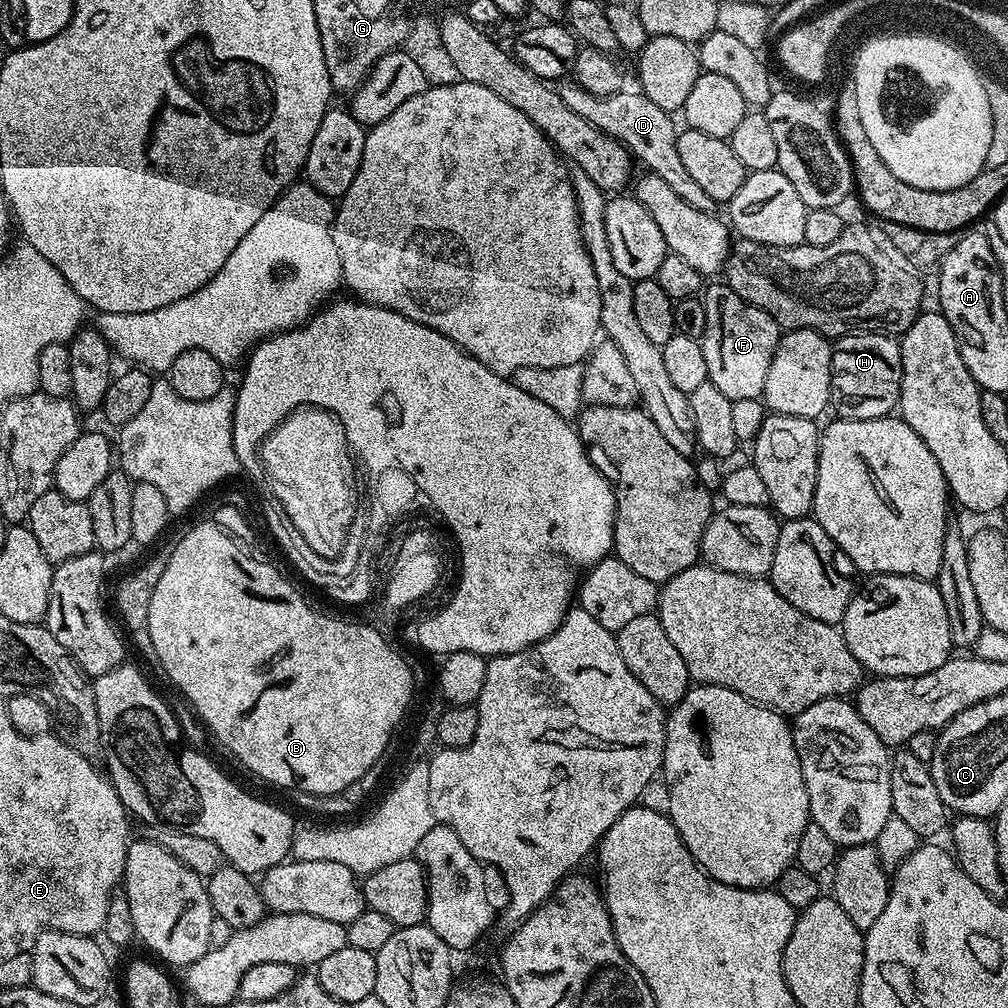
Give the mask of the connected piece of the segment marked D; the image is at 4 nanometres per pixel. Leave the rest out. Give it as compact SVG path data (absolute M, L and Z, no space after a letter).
M572 78L561 79L558 91L562 102L566 102L566 106L574 110L574 114L586 118L586 122L624 145L639 163L641 160L645 164L643 167L647 171L662 178L662 182L666 182L666 186L670 186L670 190L674 190L674 194L678 194L682 202L694 206L694 210L710 213L717 211L718 202L710 198L710 194L706 194L706 190L702 190L702 186L698 186L698 182L694 182L694 178L690 178L686 171L686 165L678 154L678 127L676 128L675 122L672 121L675 119L666 110L662 110L662 106L650 102L650 98L646 98L639 90L621 90L609 96L590 94L582 90L582 86L578 86Z

